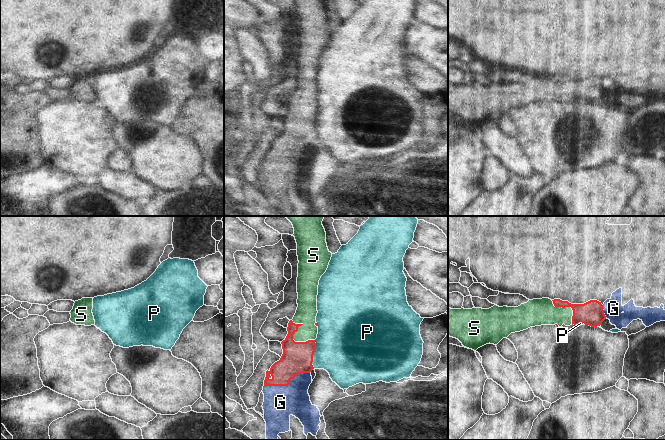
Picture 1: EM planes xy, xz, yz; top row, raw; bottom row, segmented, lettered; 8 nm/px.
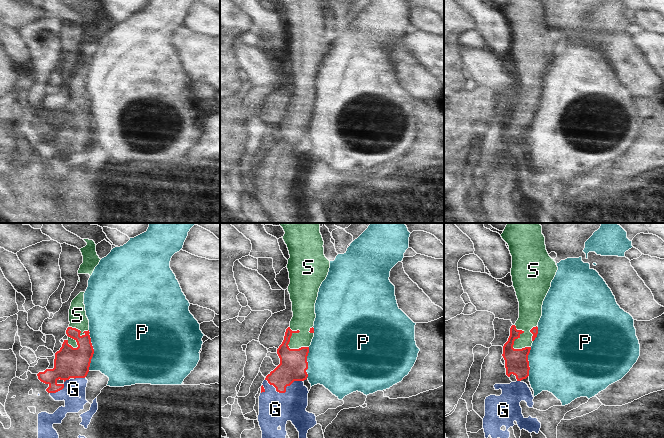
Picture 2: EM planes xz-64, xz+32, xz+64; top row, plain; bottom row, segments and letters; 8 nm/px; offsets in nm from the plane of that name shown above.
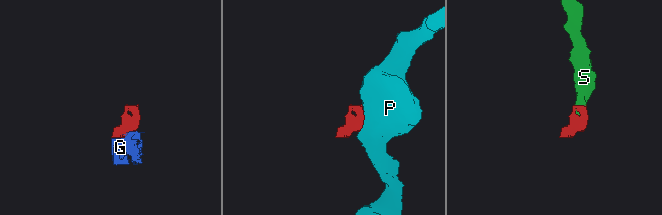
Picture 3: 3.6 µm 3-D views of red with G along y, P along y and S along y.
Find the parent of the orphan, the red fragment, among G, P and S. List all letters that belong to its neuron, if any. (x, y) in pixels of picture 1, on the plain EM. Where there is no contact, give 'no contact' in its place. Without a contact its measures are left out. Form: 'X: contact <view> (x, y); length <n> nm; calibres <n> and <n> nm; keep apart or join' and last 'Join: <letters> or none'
G: contact xz (287, 161); length 380 nm; calibres 240 and 260 nm; join
P: contact xz (313, 130); length 240 nm; calibres 240 and 440 nm; keep apart
S: contact xz (292, 115); length 260 nm; calibres 240 and 170 nm; join
Join: G, S

